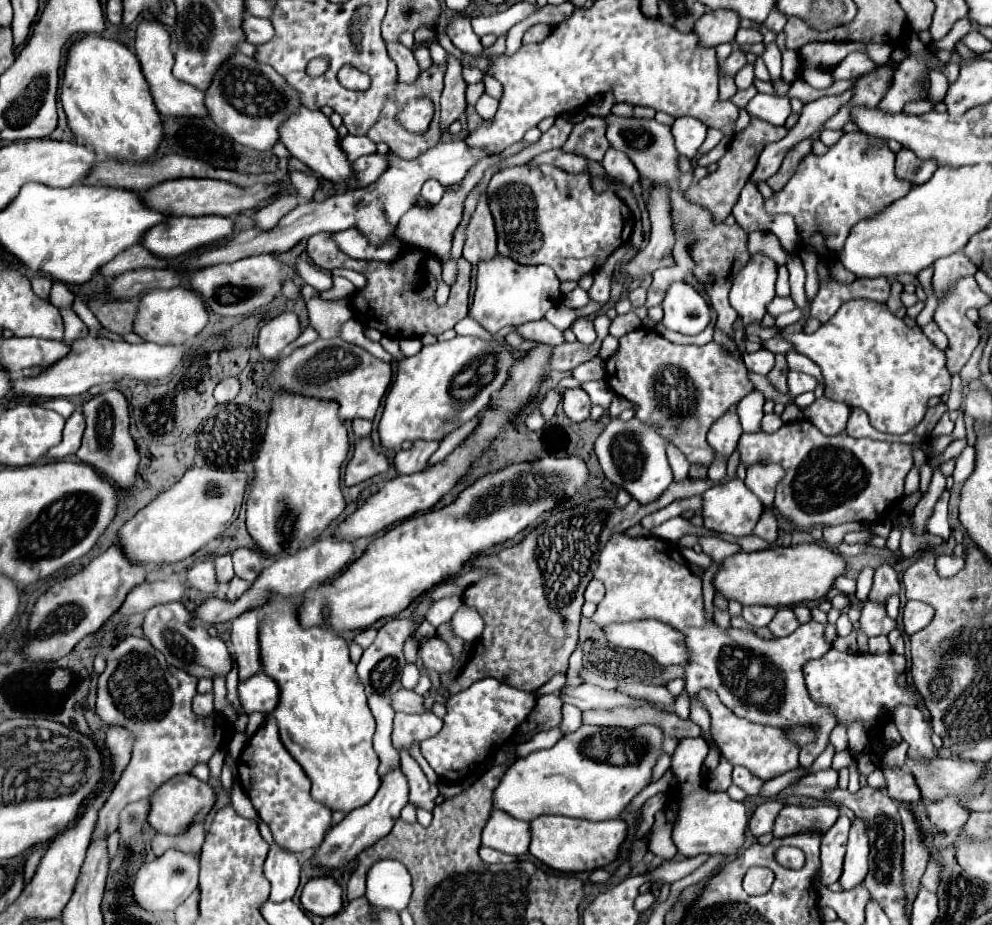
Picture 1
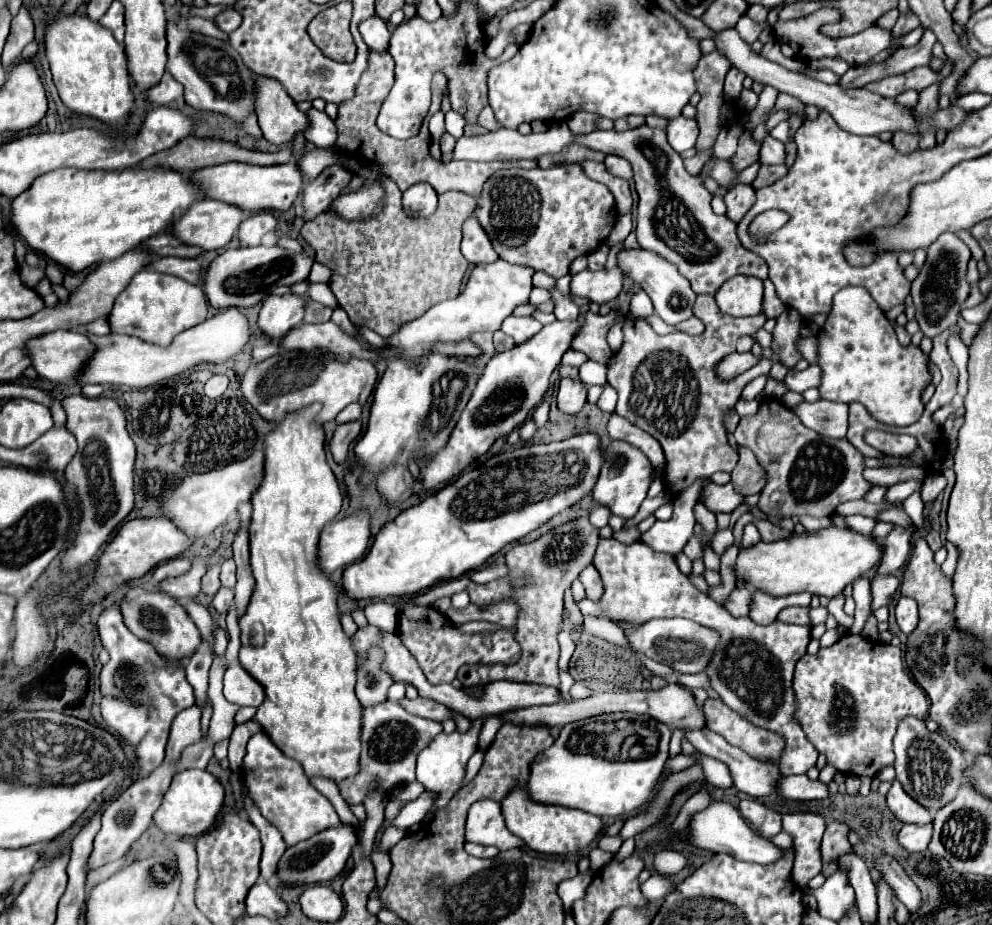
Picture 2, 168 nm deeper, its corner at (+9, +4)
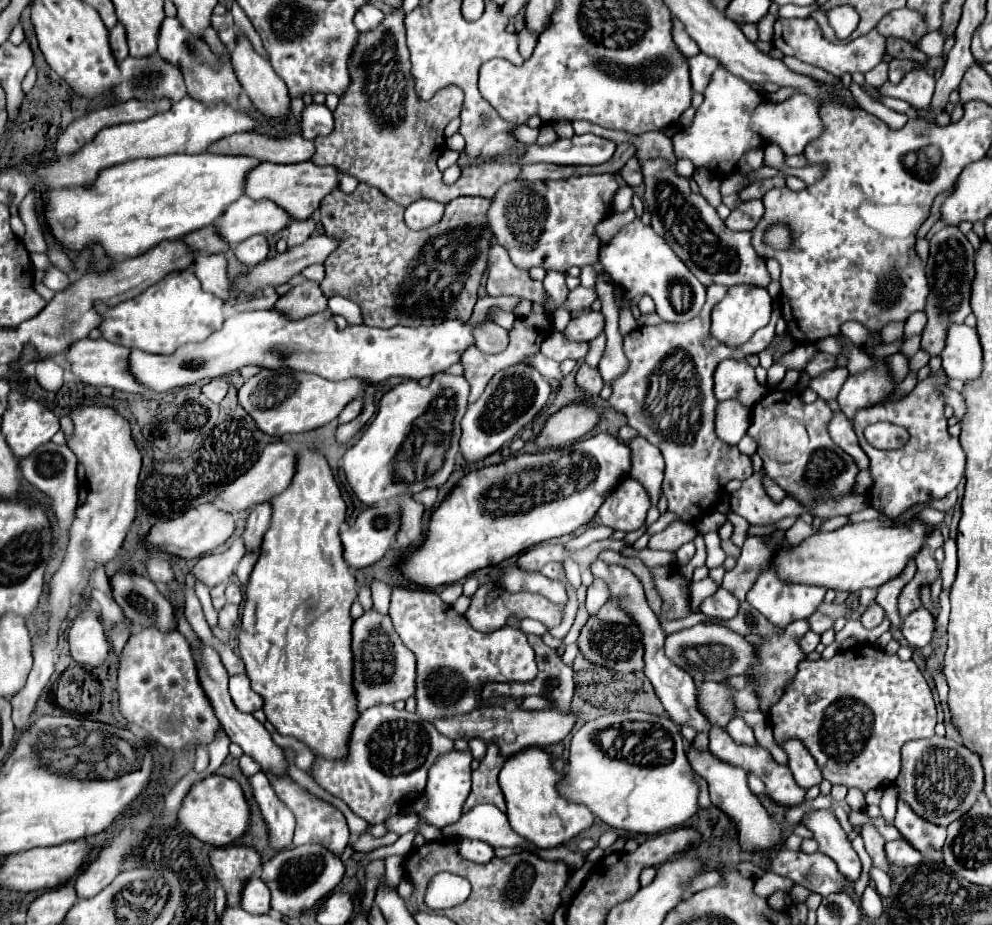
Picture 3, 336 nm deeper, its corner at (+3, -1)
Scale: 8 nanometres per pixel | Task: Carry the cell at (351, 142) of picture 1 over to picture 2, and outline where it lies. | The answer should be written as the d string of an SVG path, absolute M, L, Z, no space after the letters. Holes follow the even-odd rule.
M312 108L308 112L308 118L310 118L310 128L304 134L306 140L312 142L312 144L316 144L318 148L324 148L324 150L330 150L330 152L338 152L340 154L340 150L336 148L336 140L338 140L336 126L326 116L326 112L318 112L318 110Z

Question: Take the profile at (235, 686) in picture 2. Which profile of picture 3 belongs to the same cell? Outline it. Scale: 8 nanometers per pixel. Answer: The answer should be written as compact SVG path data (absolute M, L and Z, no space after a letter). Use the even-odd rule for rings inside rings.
M246 675L230 677L230 697L232 697L234 705L244 713L252 713L256 709L262 709L262 705L264 705L262 697L256 691L252 691Z

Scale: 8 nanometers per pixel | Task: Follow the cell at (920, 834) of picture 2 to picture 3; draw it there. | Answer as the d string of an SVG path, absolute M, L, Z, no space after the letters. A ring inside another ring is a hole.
M904 839L886 843L884 851L886 851L888 865L892 865L892 867L908 867L908 865L922 861L922 855L916 849L910 849L910 843Z

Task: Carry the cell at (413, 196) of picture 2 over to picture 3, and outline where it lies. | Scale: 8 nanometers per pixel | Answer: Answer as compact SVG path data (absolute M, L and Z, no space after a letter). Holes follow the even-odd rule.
M422 199L406 207L404 221L410 229L418 231L418 229L426 229L438 223L442 219L442 213L444 213L444 205L438 205L436 201L430 201L430 199Z

